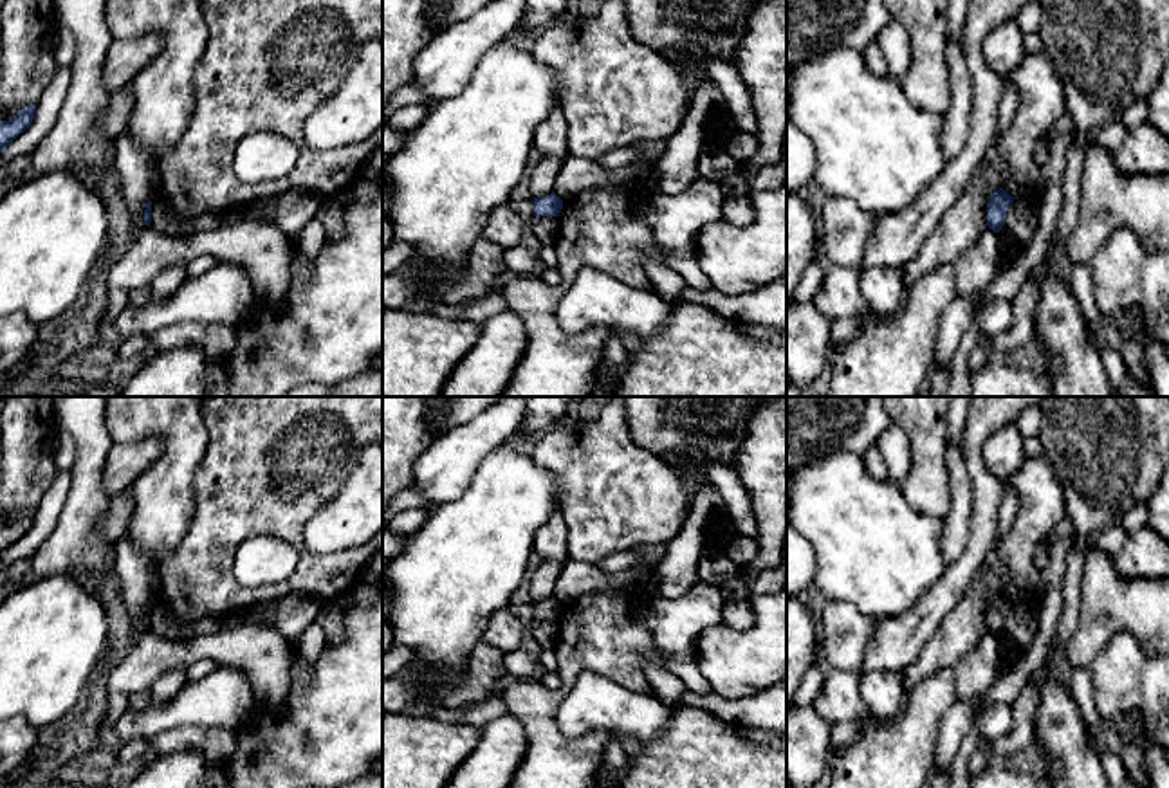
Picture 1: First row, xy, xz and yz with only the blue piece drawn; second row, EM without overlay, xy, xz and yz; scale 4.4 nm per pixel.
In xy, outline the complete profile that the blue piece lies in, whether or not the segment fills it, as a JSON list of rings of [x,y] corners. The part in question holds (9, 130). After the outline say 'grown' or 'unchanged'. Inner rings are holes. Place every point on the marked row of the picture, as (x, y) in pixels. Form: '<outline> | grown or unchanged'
[[[36,105],[25,106],[11,121],[0,121],[0,153],[32,123]]] | unchanged

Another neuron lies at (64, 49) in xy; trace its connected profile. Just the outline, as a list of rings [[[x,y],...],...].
[[[60,27],[54,41],[54,60],[60,67],[69,67],[76,56],[76,40],[70,31]]]

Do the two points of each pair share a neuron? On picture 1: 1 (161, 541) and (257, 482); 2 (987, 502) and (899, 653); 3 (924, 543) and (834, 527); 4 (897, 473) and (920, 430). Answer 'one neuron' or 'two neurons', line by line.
1: two neurons
2: one neuron
3: one neuron
4: two neurons

